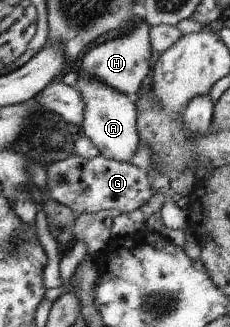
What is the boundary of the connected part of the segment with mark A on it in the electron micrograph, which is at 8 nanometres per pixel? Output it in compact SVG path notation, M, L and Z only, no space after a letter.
M76 72L74 89L81 95L84 104L81 121L81 135L88 138L99 151L100 156L119 162L131 163L137 143L140 141L135 124L137 113L134 99L112 89L109 85L95 80L82 72Z

